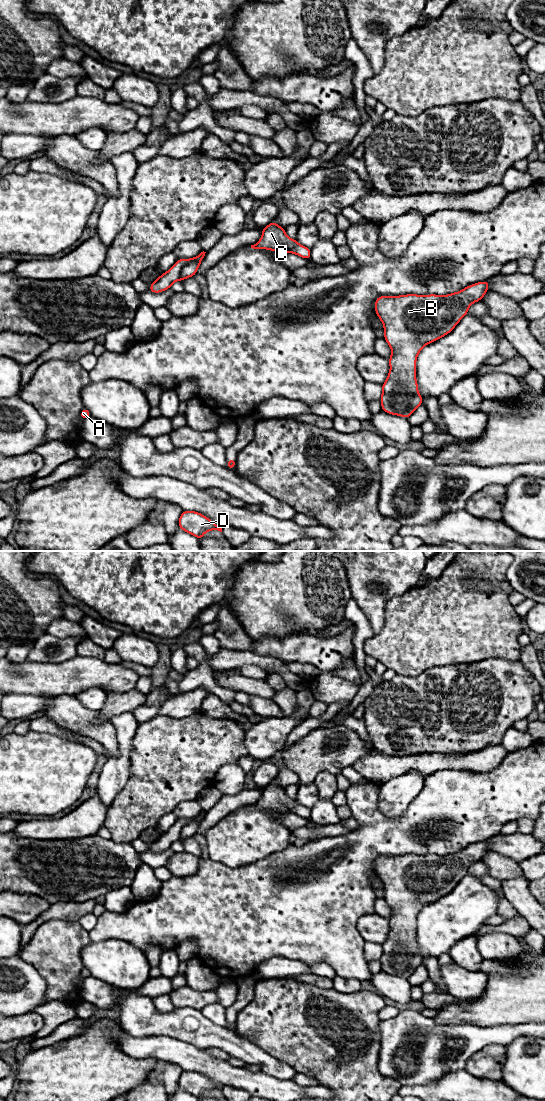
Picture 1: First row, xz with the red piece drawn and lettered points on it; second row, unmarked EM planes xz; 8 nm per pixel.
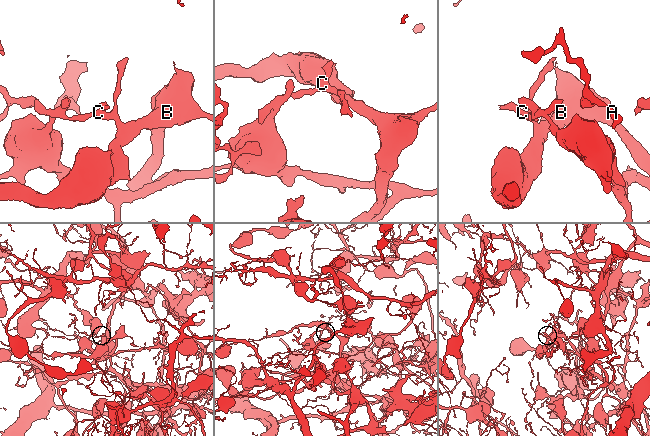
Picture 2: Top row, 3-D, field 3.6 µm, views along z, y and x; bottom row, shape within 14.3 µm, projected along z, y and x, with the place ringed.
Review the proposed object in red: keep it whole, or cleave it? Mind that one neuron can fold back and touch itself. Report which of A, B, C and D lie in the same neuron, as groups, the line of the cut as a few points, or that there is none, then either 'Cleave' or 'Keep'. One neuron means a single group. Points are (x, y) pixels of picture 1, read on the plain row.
Groups: A D / B C. Split along xz (205, 812), (201, 816), (191, 819), (182, 828), (178, 839). Cleave

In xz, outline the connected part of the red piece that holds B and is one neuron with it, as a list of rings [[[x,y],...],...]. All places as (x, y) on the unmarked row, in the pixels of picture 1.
[[[489,840],[474,843],[449,855],[400,855],[378,856],[374,868],[384,886],[384,898],[392,913],[390,931],[382,944],[380,958],[382,971],[409,978],[423,964],[416,941],[416,920],[422,908],[449,894],[459,881],[468,874],[471,864],[481,861],[489,848]]]

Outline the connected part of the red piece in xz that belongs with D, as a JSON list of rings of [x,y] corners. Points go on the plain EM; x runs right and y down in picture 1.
[[[182,1071],[178,1086],[183,1091],[194,1095],[198,1100],[203,1098],[205,1092],[211,1090],[222,1092],[222,1087],[197,1071]]]

